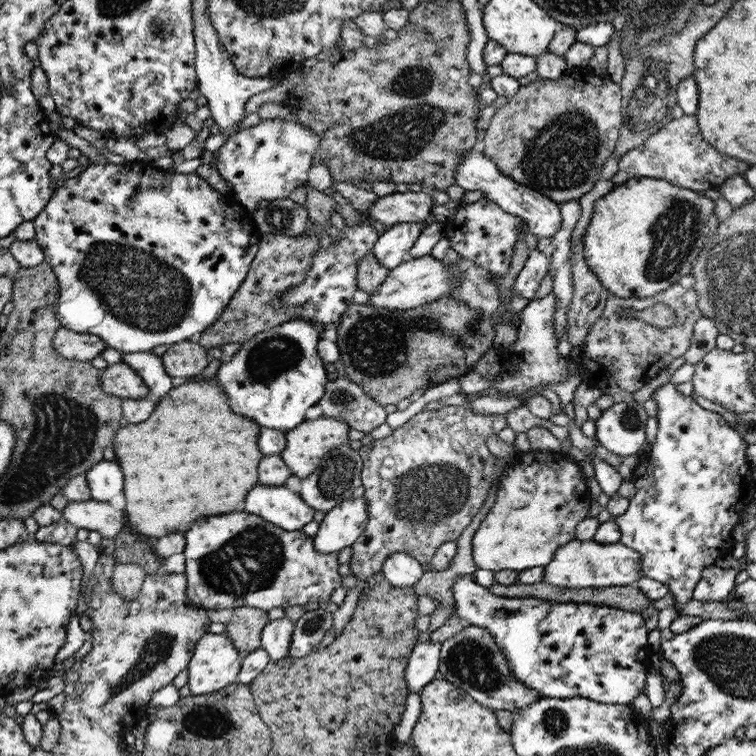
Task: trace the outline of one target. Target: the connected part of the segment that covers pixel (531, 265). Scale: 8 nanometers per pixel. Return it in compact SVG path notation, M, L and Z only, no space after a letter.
M536 246L530 248L530 256L520 271L513 285L514 292L522 298L530 300L539 288L540 281L549 271L549 258L546 258Z

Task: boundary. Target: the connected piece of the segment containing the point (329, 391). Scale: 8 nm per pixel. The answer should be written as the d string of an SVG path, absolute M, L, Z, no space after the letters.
M346 377L328 380L326 392L318 401L324 417L338 417L350 428L370 432L385 423L388 412L384 405L378 404L370 395Z

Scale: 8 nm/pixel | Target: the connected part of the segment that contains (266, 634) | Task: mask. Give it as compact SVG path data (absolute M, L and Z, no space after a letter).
M287 616L269 620L264 625L261 636L261 647L266 650L271 661L282 660L288 656L288 648L292 644L295 623Z

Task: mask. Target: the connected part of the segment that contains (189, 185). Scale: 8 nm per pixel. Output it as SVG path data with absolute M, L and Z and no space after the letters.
M60 128L58 132L67 143L80 152L89 156L87 168L78 176L68 178L56 188L54 196L49 200L45 210L32 220L35 226L35 240L40 244L45 261L50 264L58 281L58 300L56 300L56 316L61 326L82 334L95 334L101 336L110 348L120 352L148 352L156 346L173 345L184 340L196 339L206 328L210 328L220 314L224 312L238 287L251 268L252 262L258 252L262 232L256 226L252 212L243 206L234 194L224 194L216 191L210 184L202 179L196 171L190 174L176 174L168 167L156 167L152 162L144 160L125 161L121 164L110 163L90 142L76 135L72 130Z

